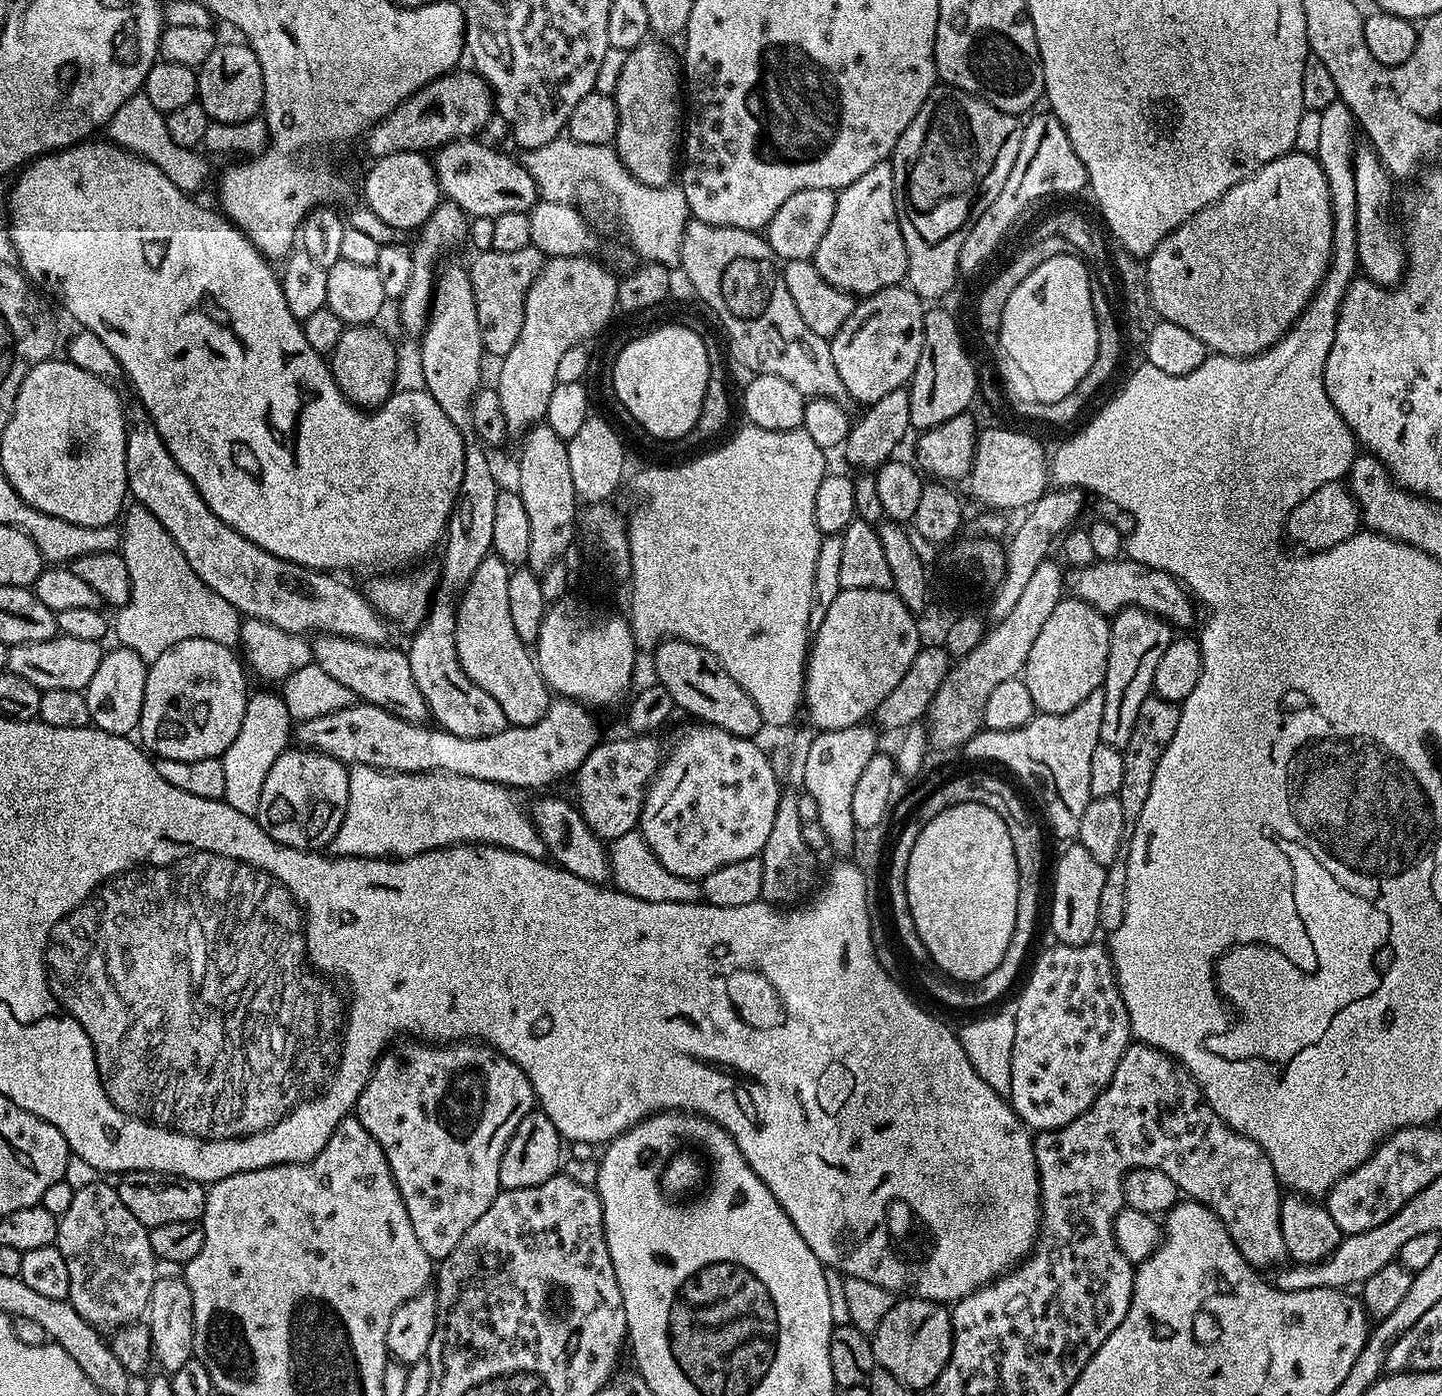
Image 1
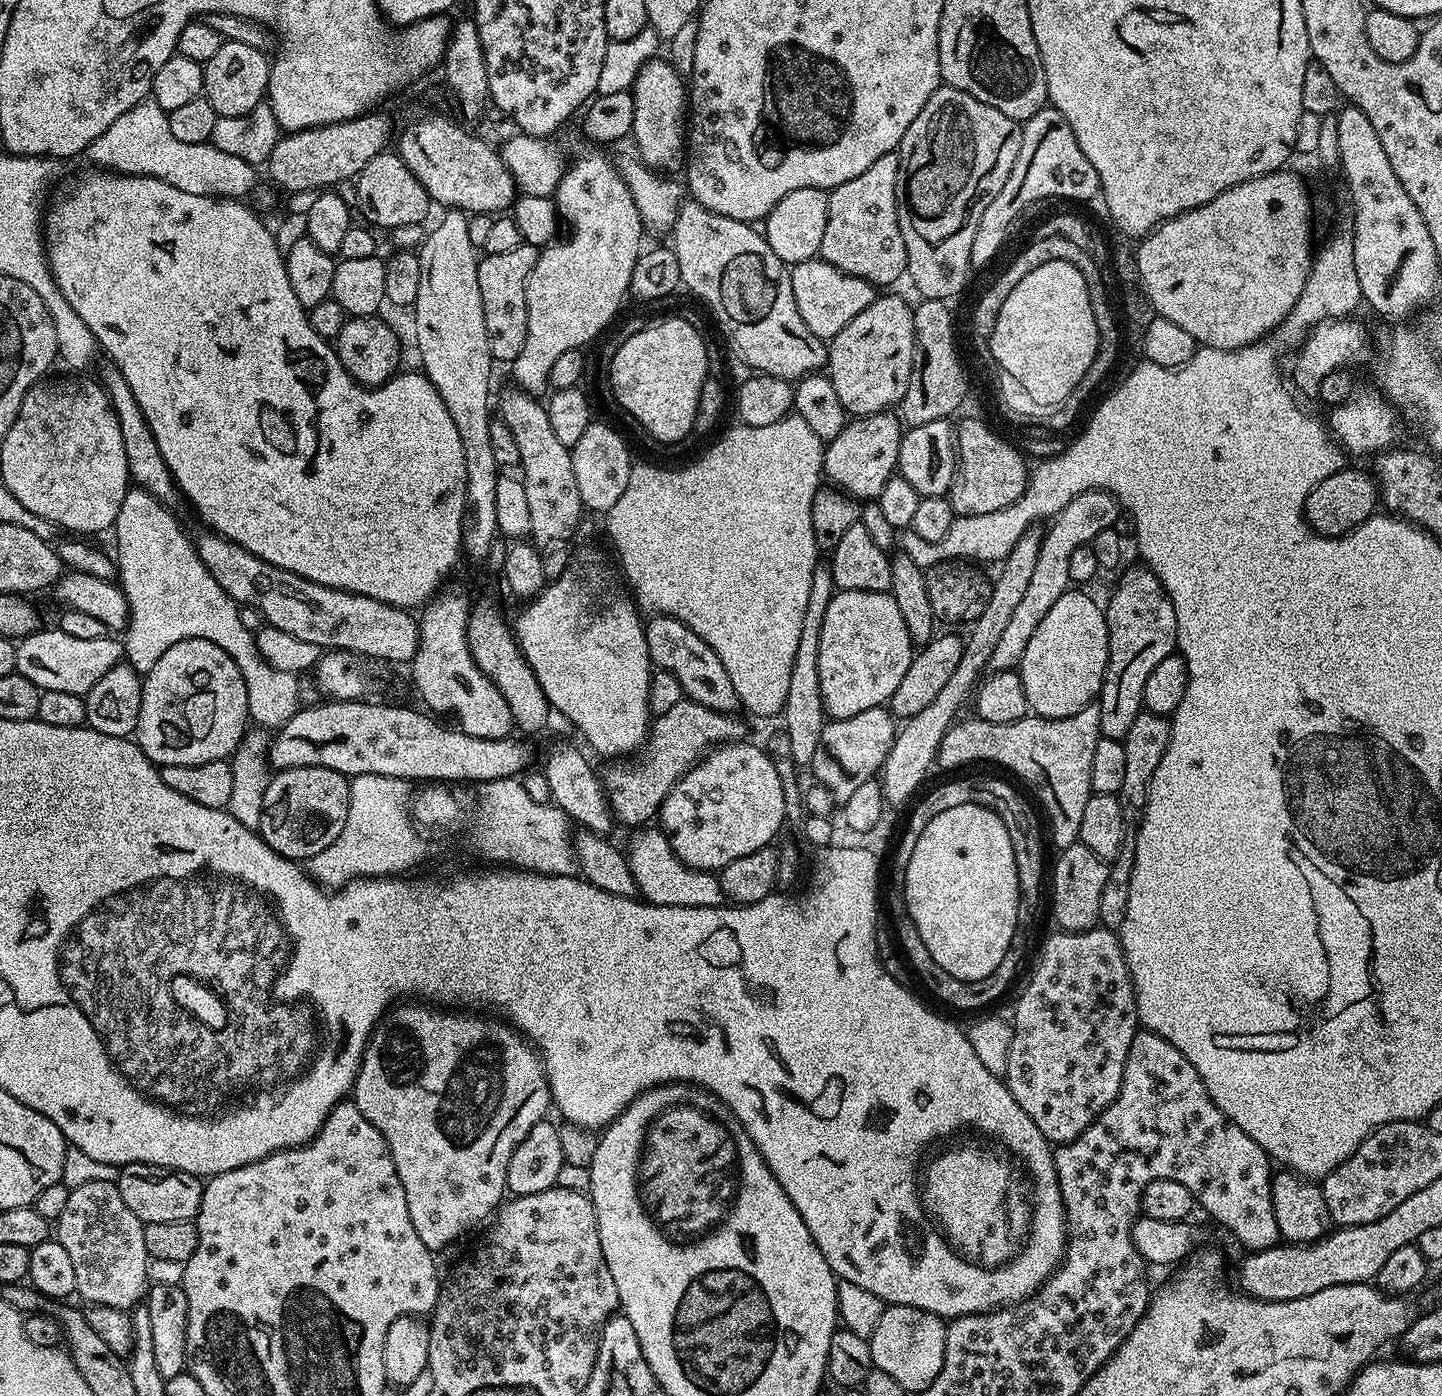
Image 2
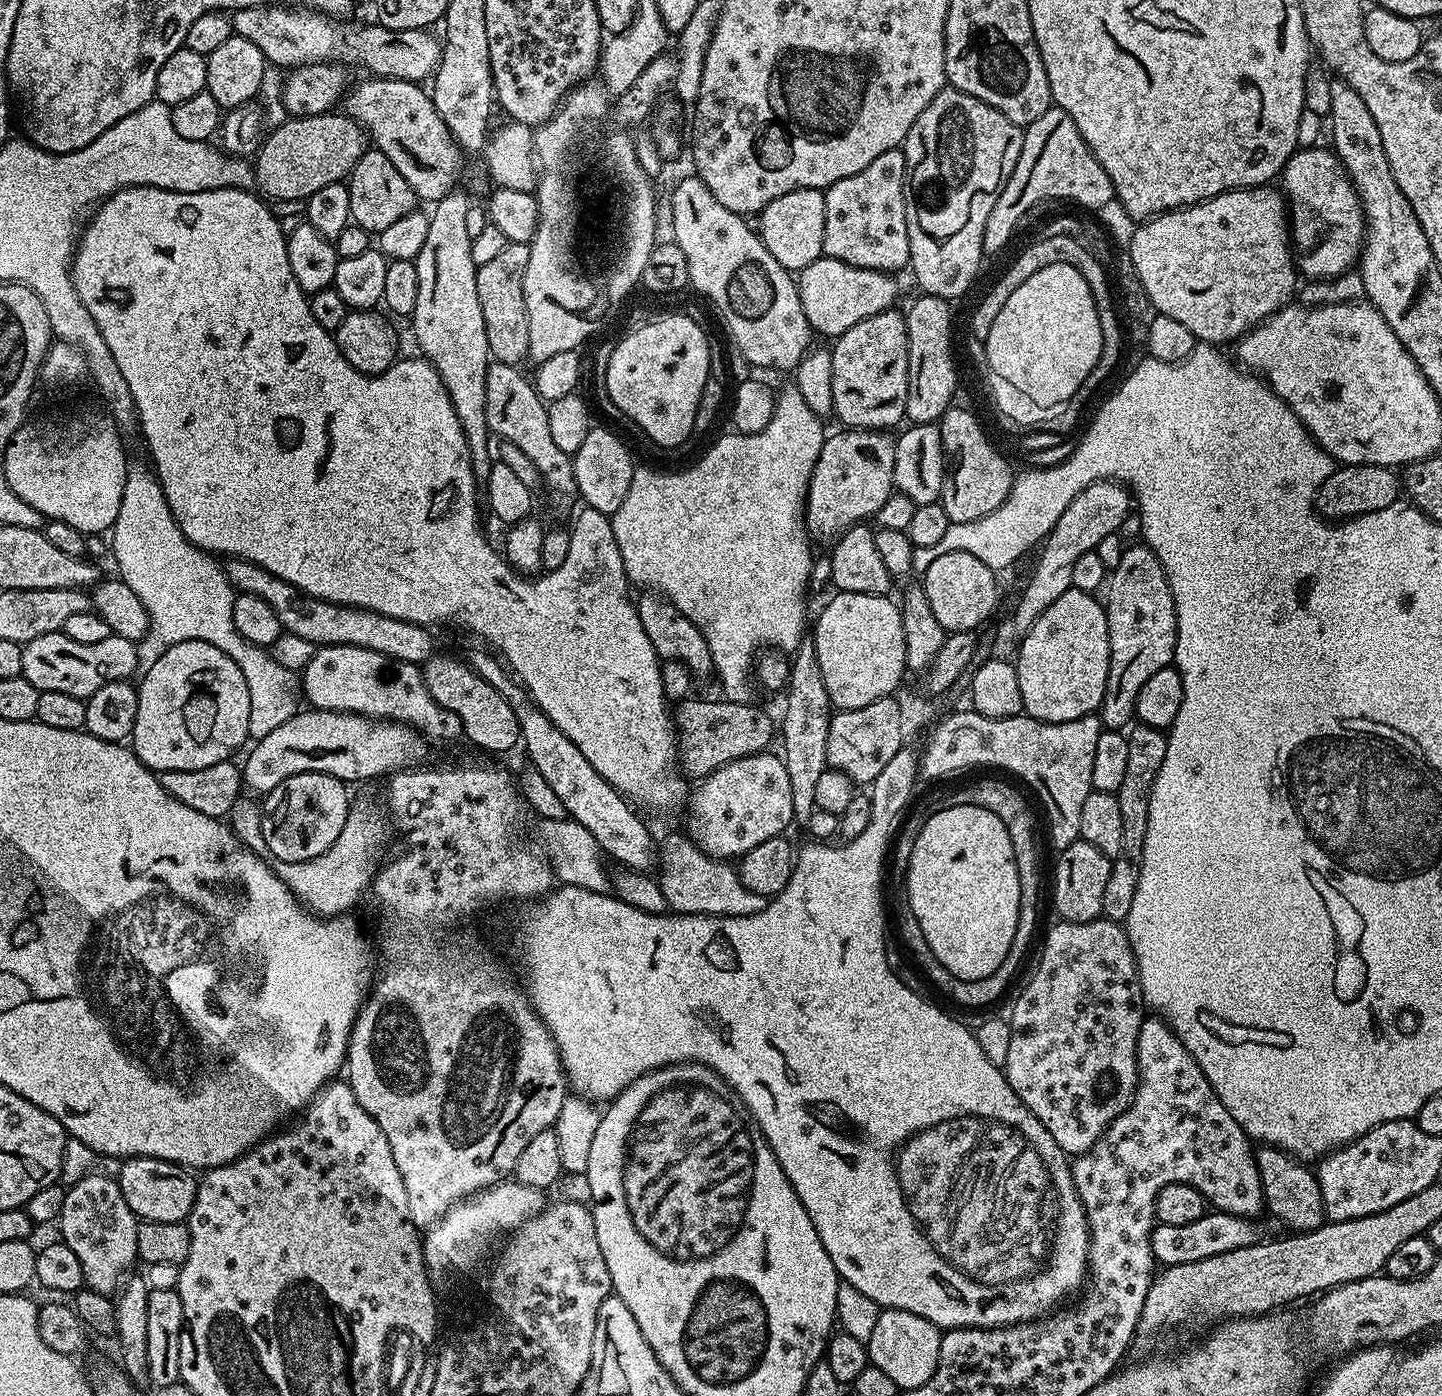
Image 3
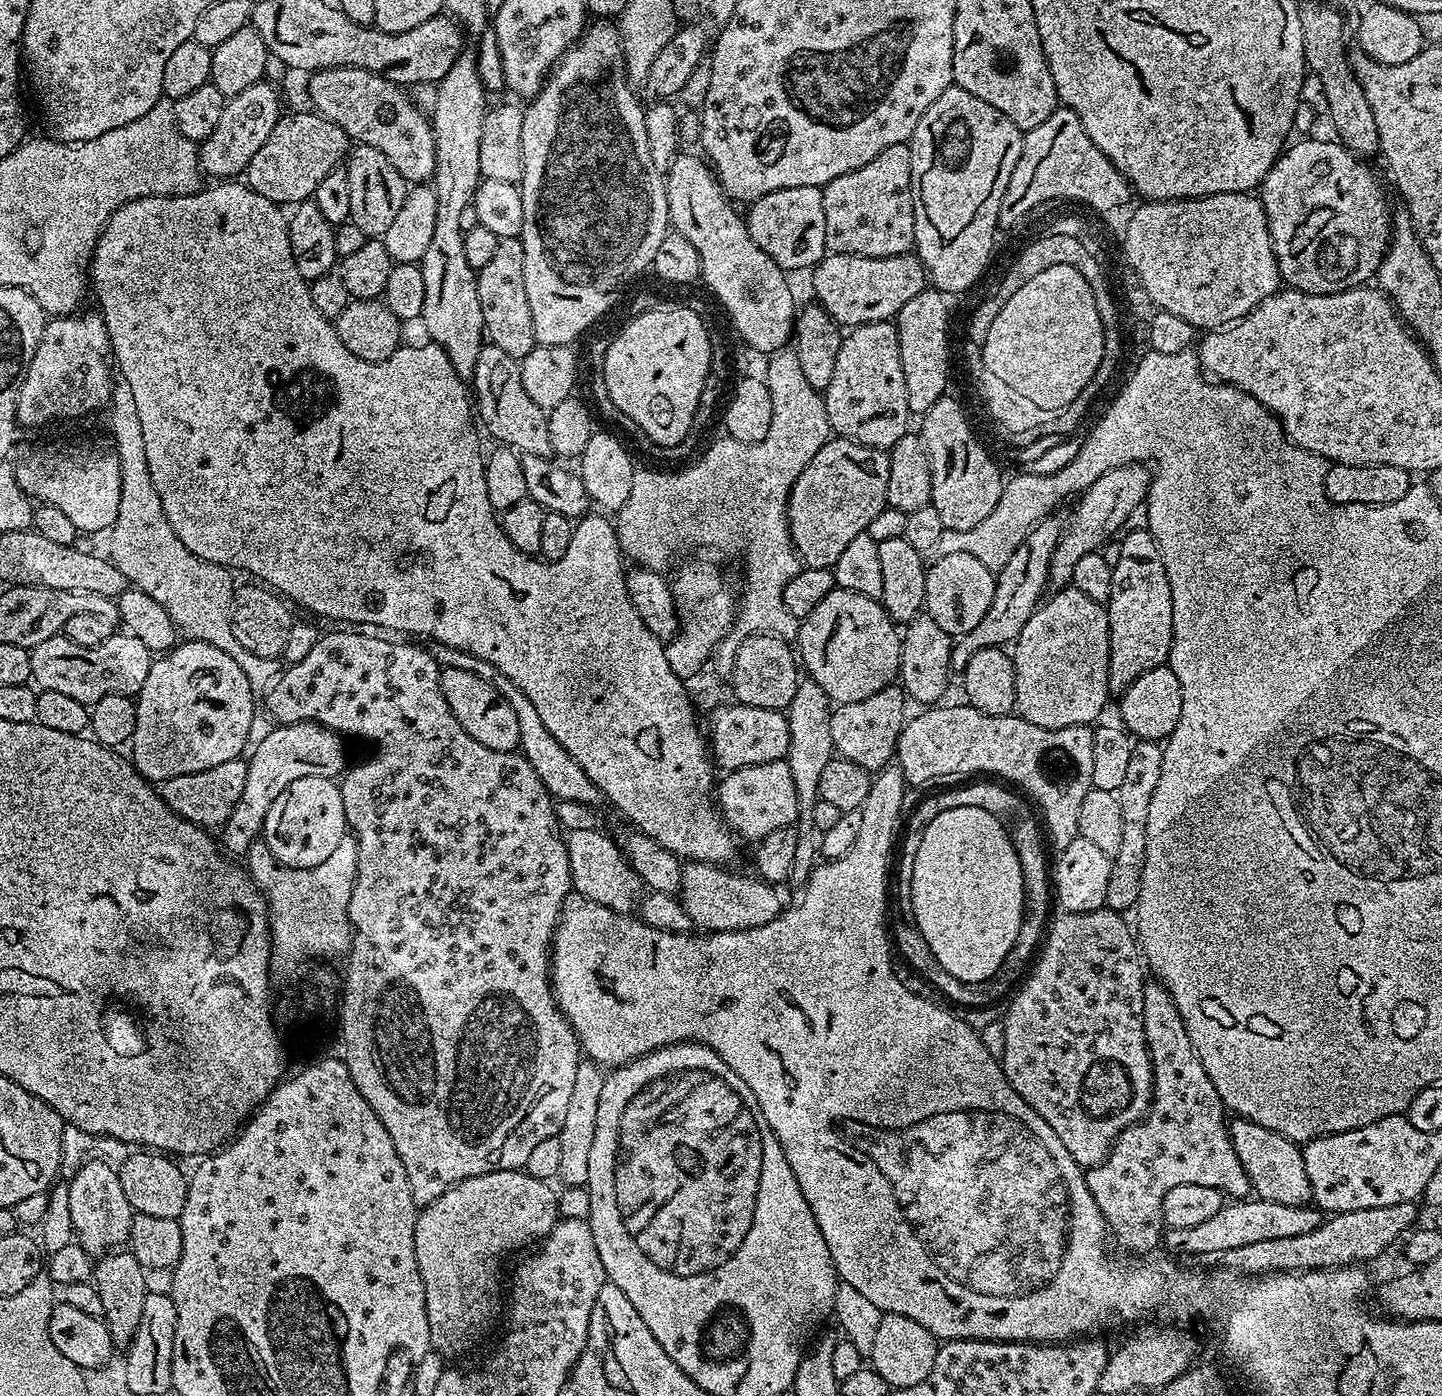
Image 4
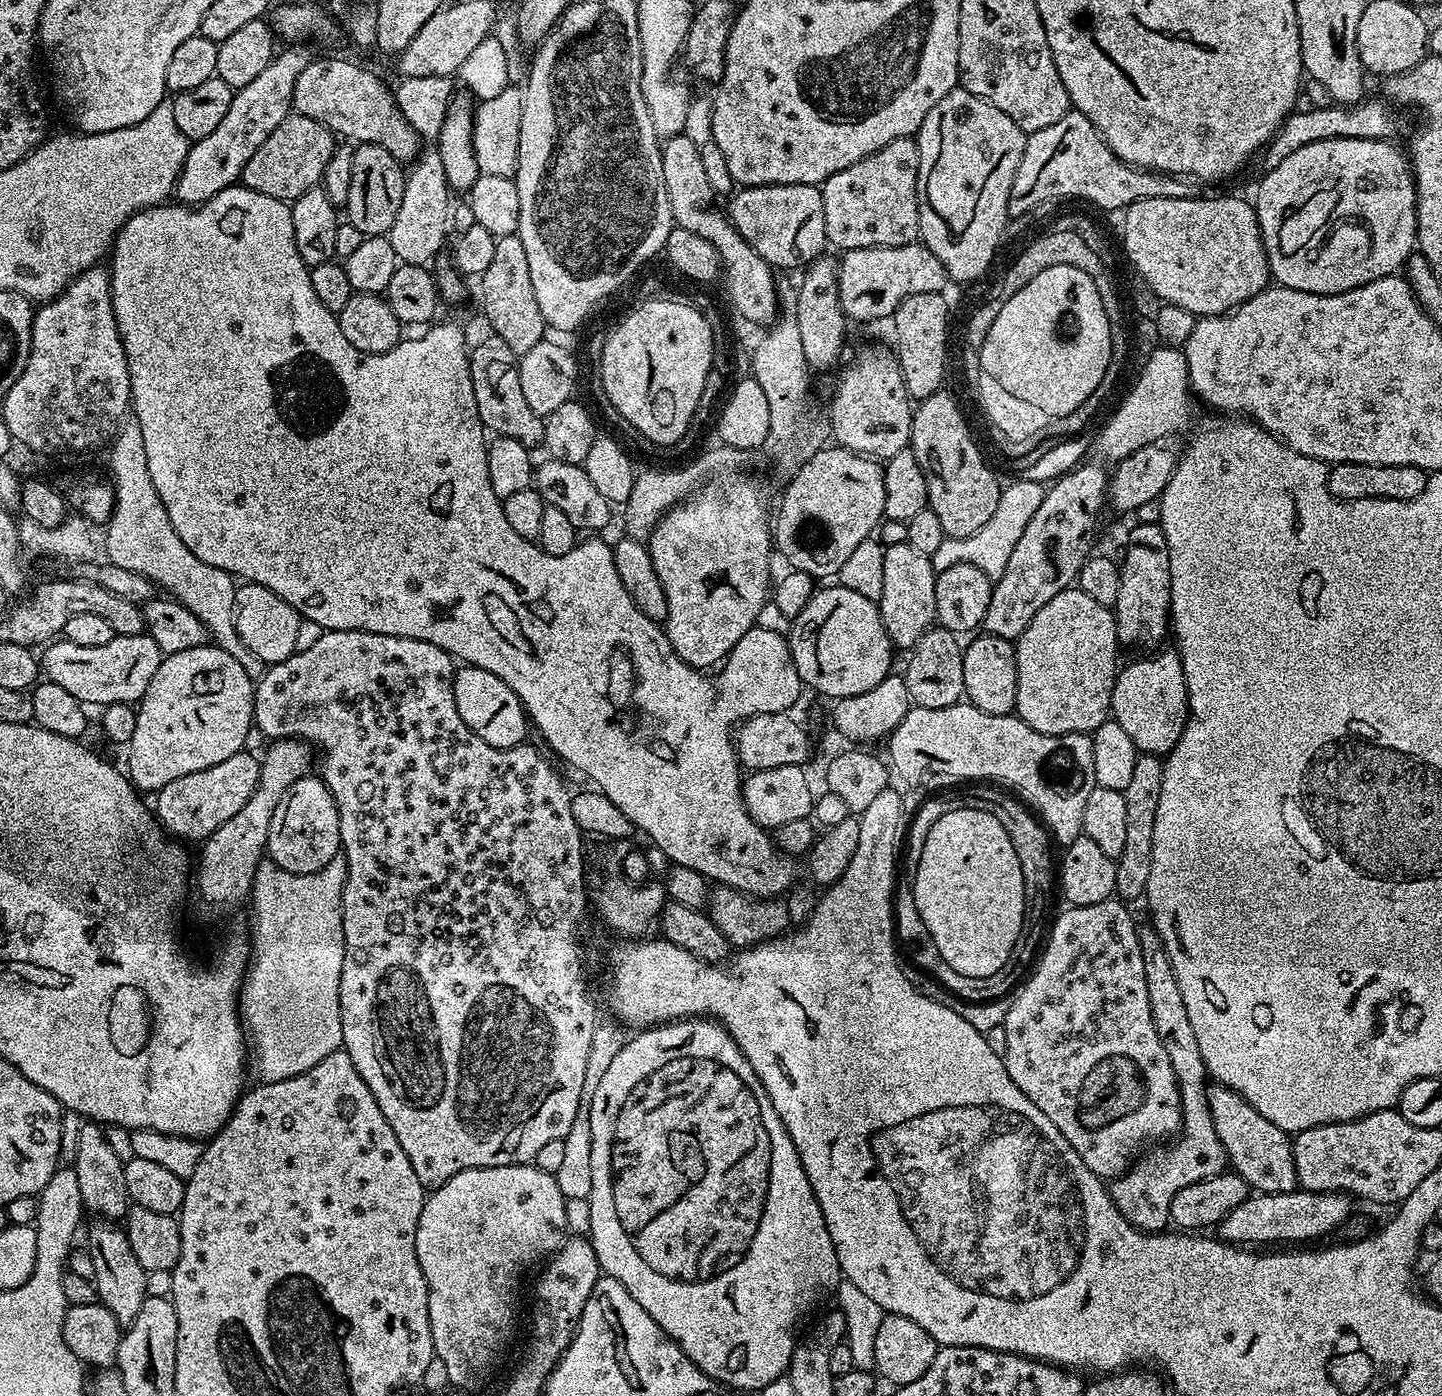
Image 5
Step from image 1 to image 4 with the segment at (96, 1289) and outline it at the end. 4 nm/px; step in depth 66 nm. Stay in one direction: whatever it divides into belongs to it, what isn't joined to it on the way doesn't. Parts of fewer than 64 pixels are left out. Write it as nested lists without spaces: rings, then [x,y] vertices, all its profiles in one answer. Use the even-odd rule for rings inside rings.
[[[88,1160],[66,1184],[70,1194],[70,1222],[75,1243],[82,1246],[89,1256],[99,1258],[115,1249],[127,1245],[130,1234],[130,1222],[133,1210],[126,1202],[126,1193],[122,1191],[120,1173],[104,1160]]]

